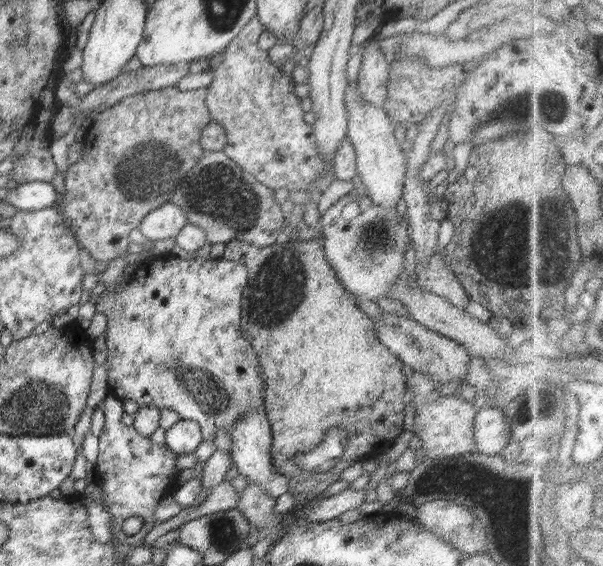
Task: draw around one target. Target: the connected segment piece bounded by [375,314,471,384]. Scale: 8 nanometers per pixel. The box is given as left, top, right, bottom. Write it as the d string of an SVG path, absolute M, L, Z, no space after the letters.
M387 314L384 321L375 324L375 332L380 342L386 345L394 356L402 360L406 368L422 372L440 384L464 379L468 373L471 356L464 346L454 339L423 327L409 316Z

